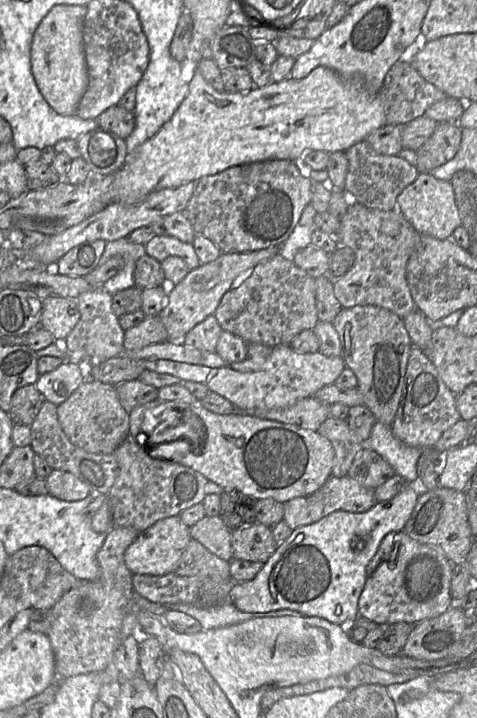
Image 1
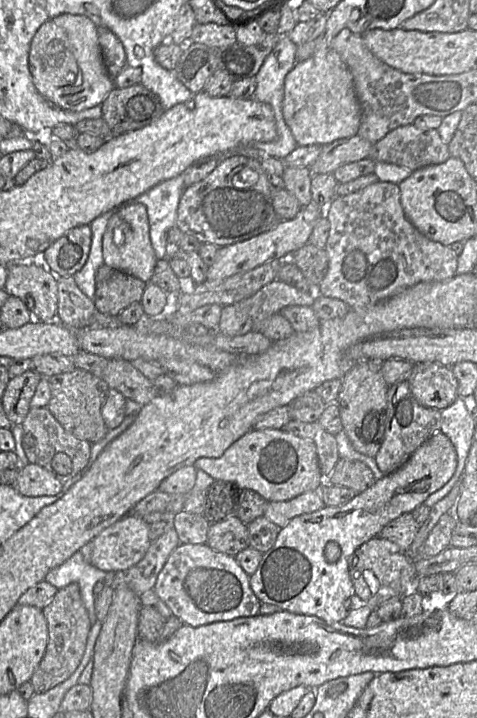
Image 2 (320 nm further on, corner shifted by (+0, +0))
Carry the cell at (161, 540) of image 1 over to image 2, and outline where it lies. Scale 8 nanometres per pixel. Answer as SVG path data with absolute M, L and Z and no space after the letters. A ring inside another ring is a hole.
M129 513L91 541L90 563L105 572L126 570L144 557L150 543L149 524Z

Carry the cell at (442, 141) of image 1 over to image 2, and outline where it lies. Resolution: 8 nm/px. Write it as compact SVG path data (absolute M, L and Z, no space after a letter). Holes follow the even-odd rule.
M413 124L395 128L372 145L368 158L396 164L412 171L437 165L450 157L437 129L419 129Z

